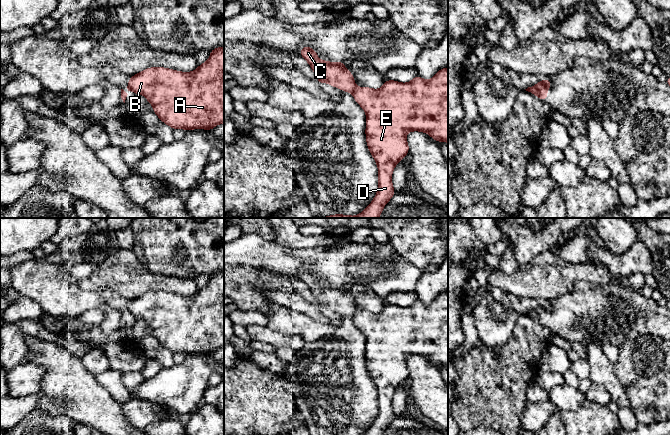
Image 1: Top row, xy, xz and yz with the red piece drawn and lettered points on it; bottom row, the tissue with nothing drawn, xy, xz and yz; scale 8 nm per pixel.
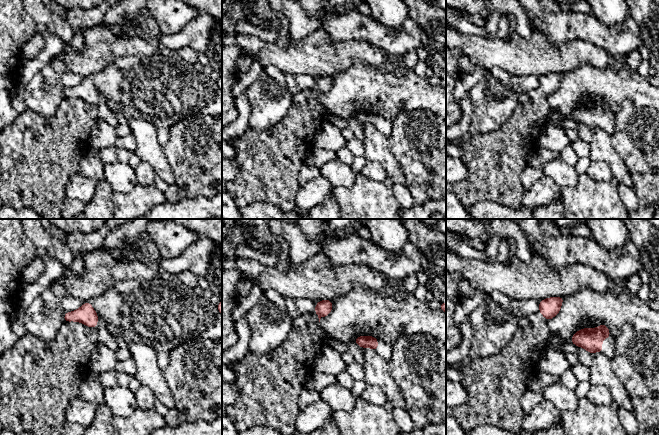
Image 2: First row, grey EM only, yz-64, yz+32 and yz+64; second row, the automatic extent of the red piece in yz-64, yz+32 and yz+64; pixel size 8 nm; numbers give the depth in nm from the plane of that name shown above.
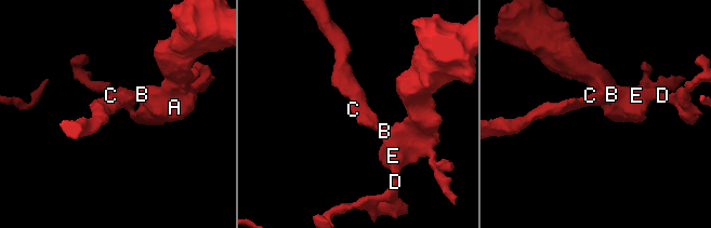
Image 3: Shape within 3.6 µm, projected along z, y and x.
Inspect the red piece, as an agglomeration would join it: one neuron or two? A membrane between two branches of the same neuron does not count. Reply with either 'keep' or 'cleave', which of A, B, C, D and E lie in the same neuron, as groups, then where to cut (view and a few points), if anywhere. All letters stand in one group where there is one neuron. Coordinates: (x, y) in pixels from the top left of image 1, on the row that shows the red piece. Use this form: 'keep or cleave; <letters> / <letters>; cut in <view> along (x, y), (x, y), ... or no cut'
cleave; A B D E / C; cut in xz along (356, 86), (352, 93)

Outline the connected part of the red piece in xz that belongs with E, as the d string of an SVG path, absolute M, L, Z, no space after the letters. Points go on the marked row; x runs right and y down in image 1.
M448 68L440 69L430 80L425 80L417 75L408 83L386 80L380 89L356 87L353 97L366 113L366 143L378 167L378 191L372 202L356 216L335 214L322 218L379 218L385 204L396 192L392 185L392 173L396 164L401 162L409 152L406 139L408 132L425 132L440 143L448 143Z

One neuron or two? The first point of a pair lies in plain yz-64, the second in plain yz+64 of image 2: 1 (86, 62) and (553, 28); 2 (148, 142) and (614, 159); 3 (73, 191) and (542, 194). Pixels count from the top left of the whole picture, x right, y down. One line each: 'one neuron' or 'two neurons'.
1: two neurons
2: one neuron
3: one neuron

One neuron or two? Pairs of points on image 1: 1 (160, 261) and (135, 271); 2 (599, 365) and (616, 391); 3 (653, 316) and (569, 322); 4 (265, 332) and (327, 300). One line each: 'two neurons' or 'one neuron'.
1: two neurons
2: one neuron
3: one neuron
4: two neurons

